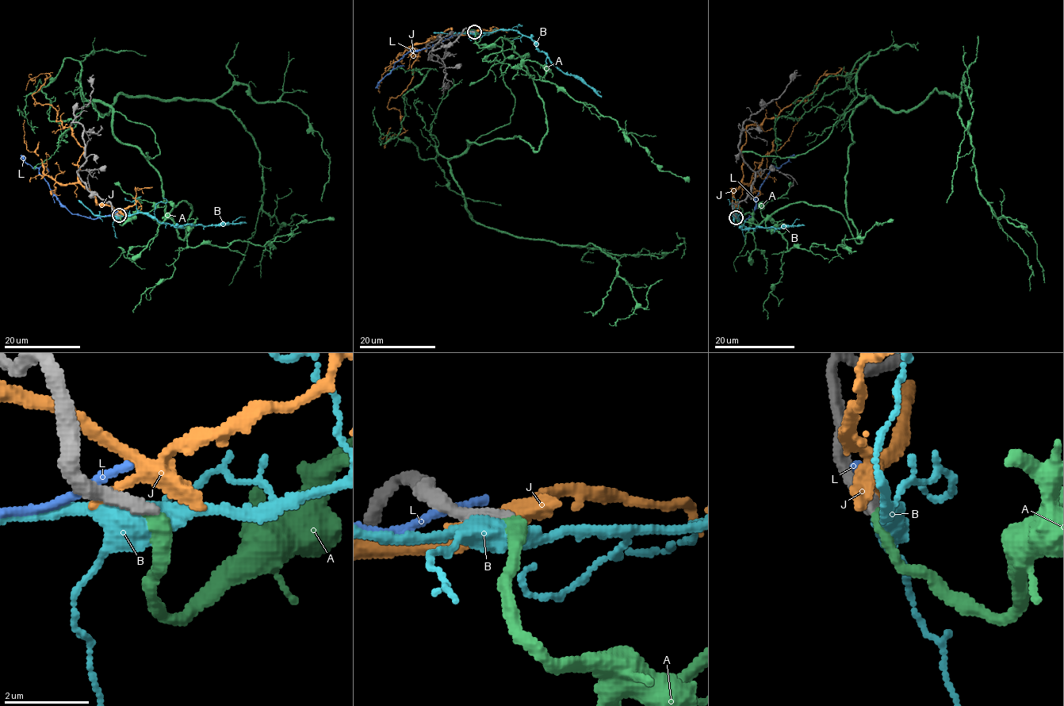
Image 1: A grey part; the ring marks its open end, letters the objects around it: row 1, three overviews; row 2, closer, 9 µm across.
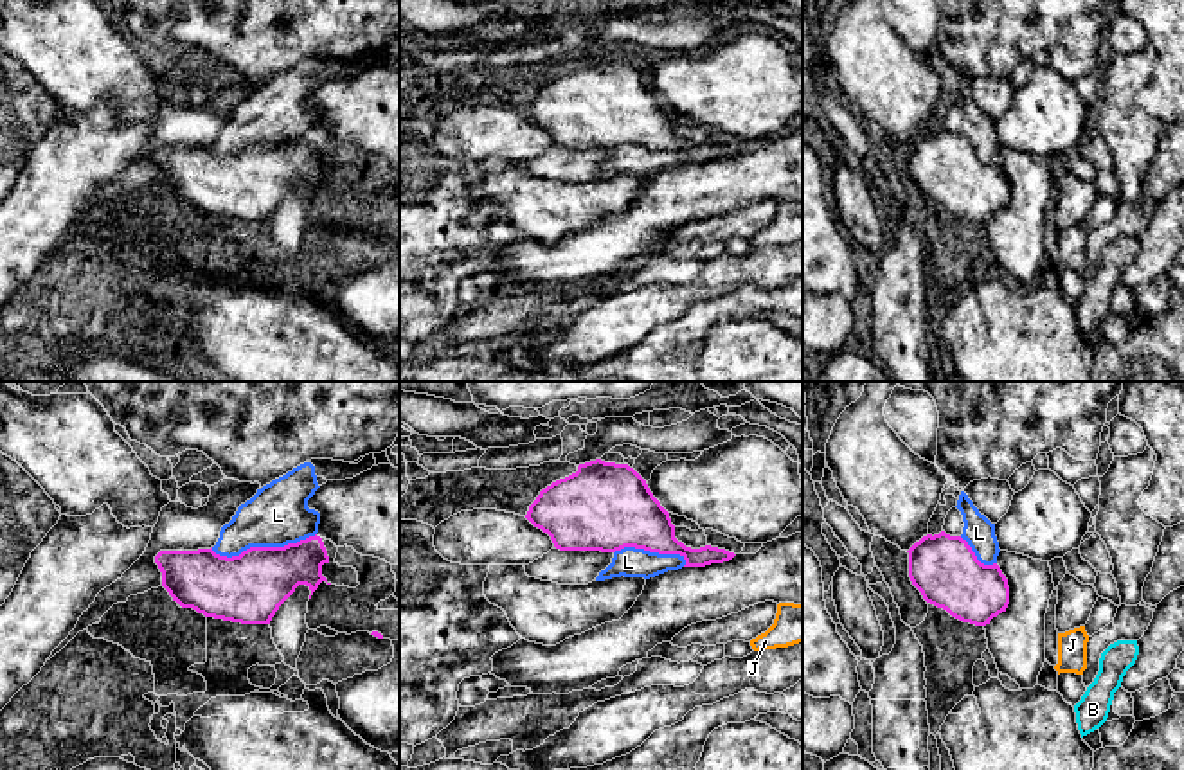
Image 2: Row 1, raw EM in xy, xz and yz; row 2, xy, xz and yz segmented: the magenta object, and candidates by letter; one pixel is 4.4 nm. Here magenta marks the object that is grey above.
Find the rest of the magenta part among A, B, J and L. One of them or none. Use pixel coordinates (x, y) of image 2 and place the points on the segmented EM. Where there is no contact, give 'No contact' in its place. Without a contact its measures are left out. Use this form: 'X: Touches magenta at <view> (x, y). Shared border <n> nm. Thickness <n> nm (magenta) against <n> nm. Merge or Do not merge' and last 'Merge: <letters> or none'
A: No contact. Merge
B: No contact. Do not merge
J: No contact. Do not merge
L: Touches magenta at xy (263, 547). Shared border 480 nm. Thickness 320 nm (magenta) against 280 nm. Do not merge
Merge: A

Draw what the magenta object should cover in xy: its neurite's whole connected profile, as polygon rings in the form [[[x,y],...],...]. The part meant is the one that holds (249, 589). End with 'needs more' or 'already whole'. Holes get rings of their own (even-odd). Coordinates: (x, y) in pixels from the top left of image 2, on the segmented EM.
[[[315,534],[284,547],[250,547],[232,558],[216,554],[212,547],[198,551],[160,551],[155,556],[155,563],[162,572],[162,586],[182,608],[193,608],[205,617],[241,624],[270,624],[279,606],[295,592],[299,585],[306,585],[313,595],[322,581],[327,583],[322,576],[322,565],[329,563],[329,556],[322,538]]]; already whole

